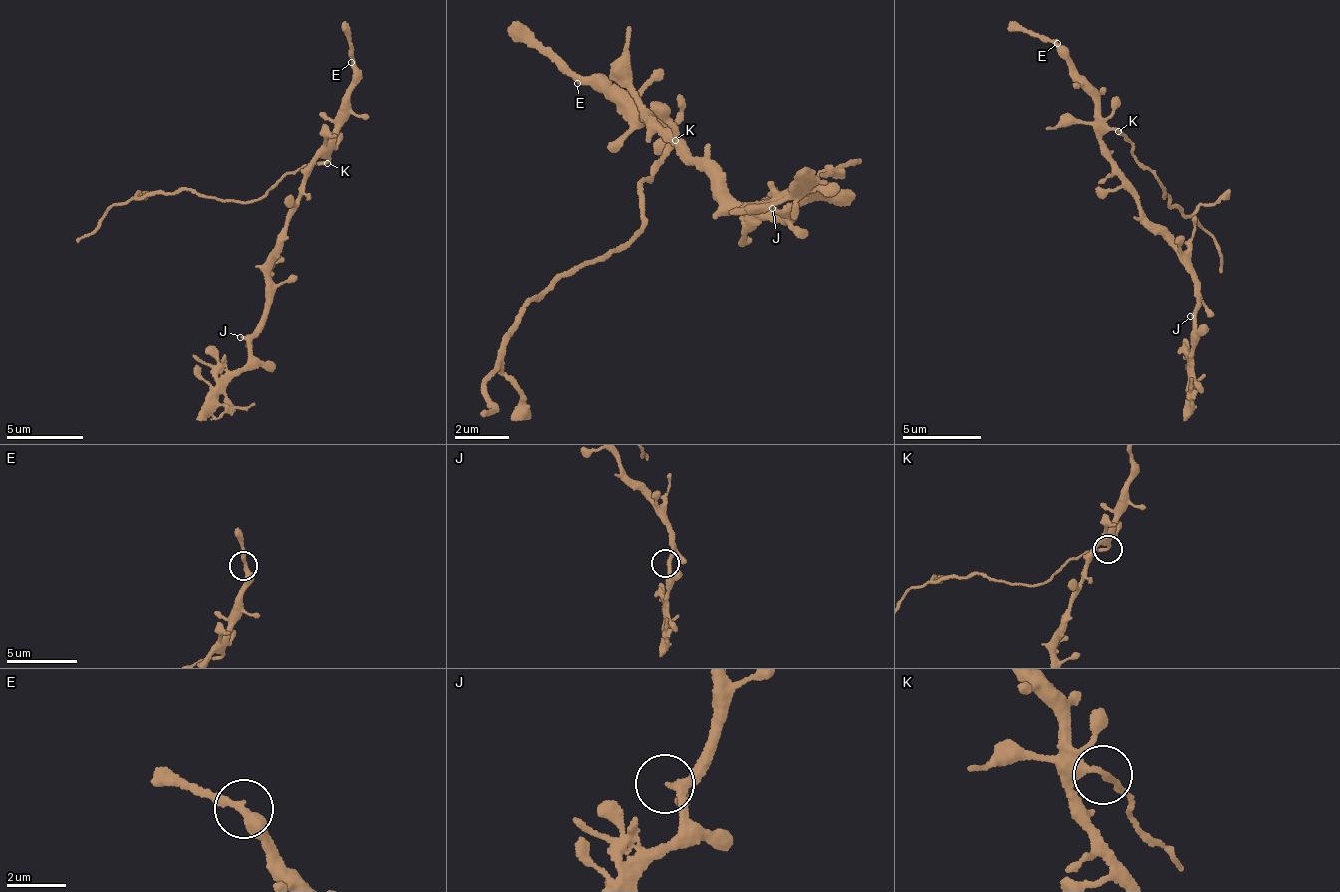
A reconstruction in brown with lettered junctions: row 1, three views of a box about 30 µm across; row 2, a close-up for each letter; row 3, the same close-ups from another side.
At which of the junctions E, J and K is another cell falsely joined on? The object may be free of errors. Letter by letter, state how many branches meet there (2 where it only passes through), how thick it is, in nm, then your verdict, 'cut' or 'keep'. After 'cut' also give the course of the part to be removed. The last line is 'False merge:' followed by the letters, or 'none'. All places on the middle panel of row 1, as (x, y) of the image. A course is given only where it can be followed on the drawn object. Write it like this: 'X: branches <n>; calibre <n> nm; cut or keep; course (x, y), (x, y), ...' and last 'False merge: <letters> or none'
E: branches 2; calibre 320 nm; keep
J: branches 2; calibre 200 nm; keep
K: branches 2; calibre 220 nm; cut; course (674, 138), (646, 180), (639, 228), (534, 295), (494, 372), (495, 407), (481, 409)
False merge: K

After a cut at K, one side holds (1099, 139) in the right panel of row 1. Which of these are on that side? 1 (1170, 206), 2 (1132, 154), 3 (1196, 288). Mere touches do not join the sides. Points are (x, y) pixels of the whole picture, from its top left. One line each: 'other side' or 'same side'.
1: other side
2: other side
3: same side

